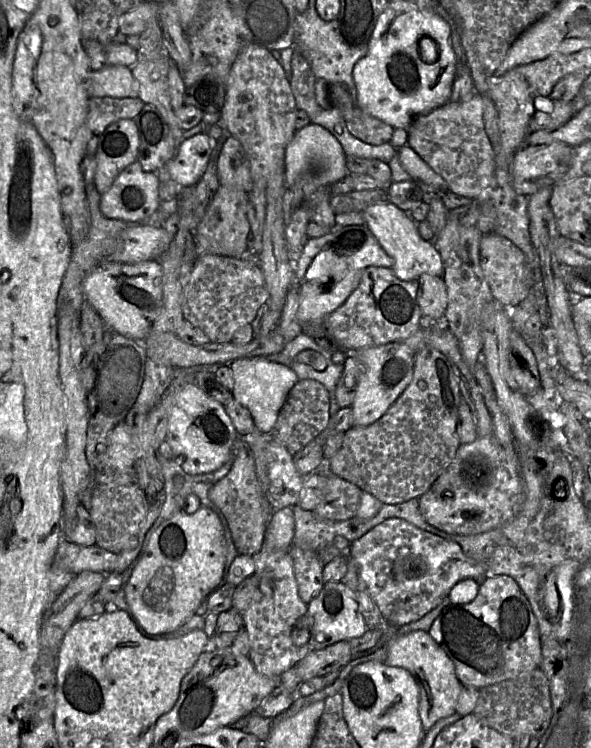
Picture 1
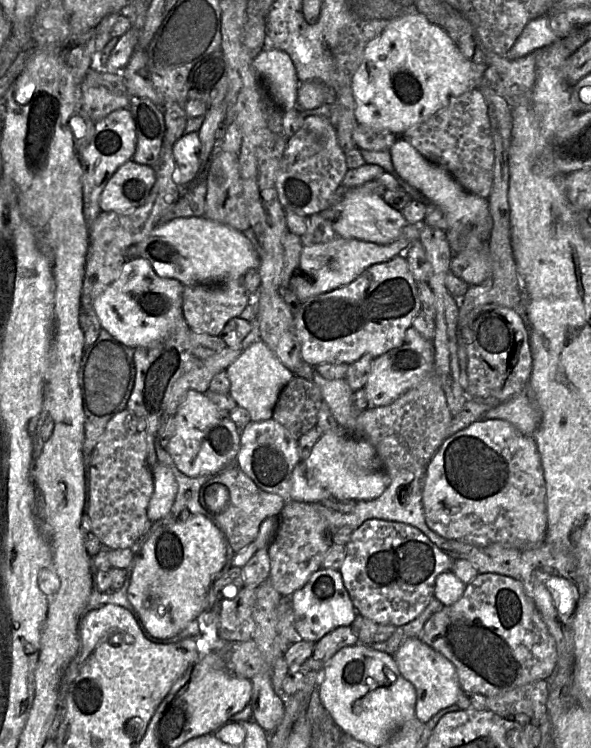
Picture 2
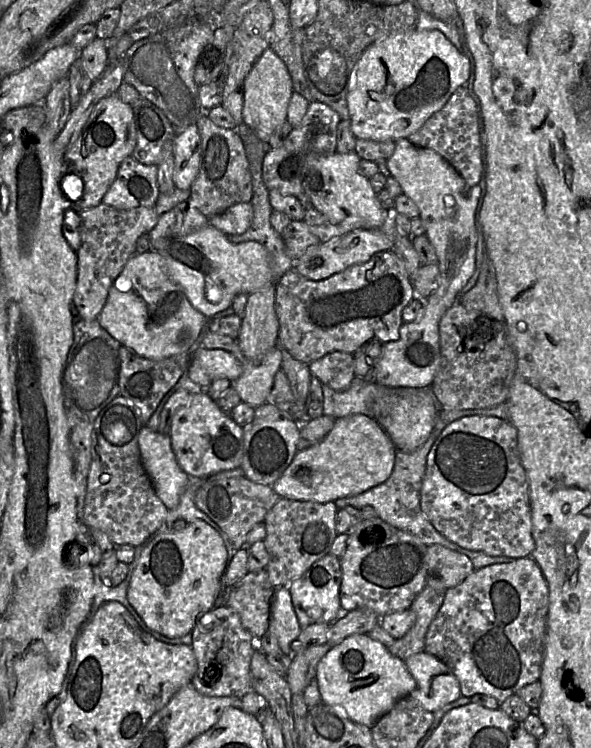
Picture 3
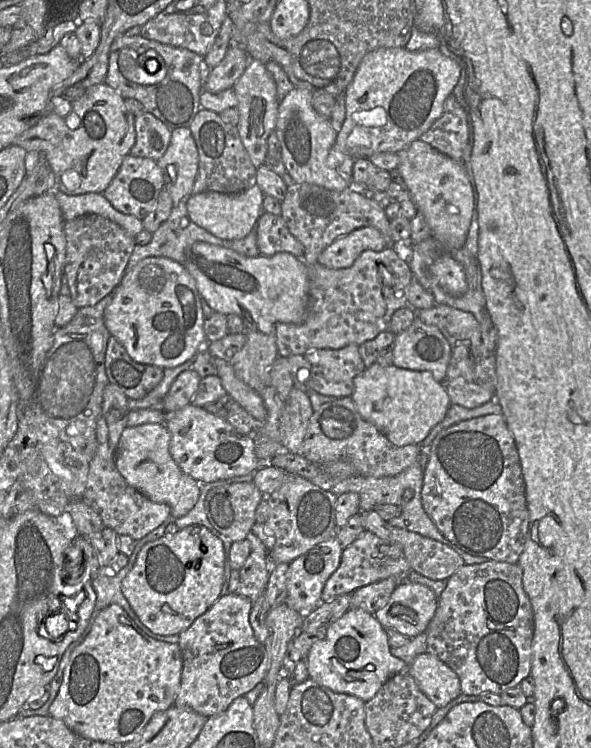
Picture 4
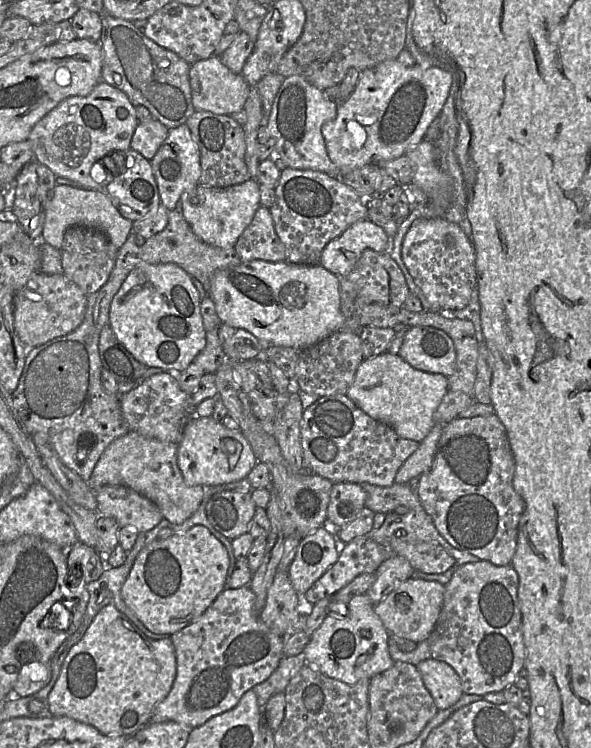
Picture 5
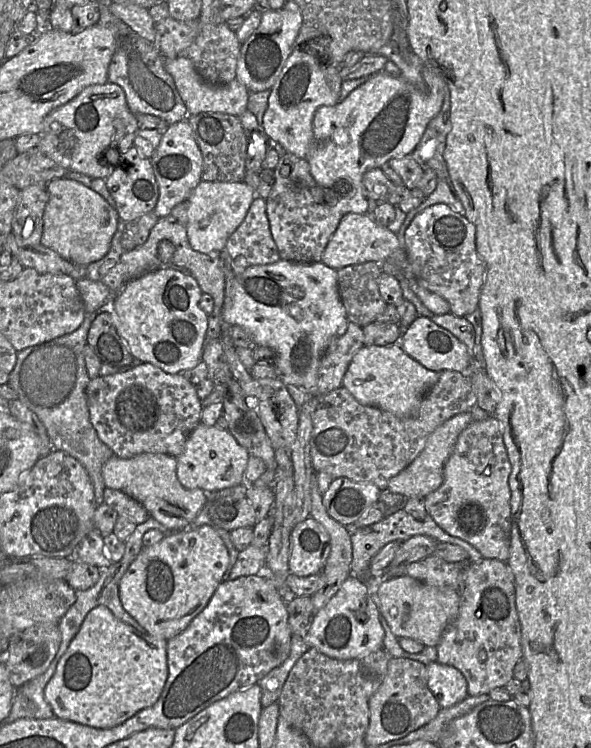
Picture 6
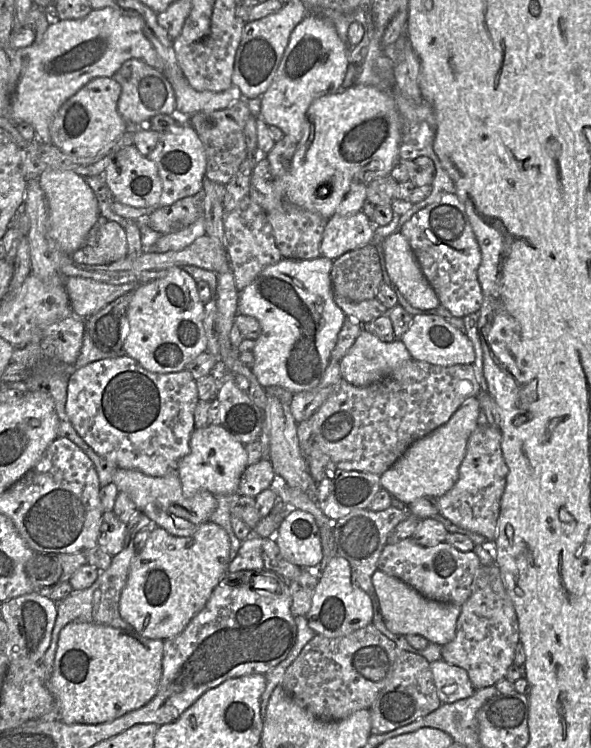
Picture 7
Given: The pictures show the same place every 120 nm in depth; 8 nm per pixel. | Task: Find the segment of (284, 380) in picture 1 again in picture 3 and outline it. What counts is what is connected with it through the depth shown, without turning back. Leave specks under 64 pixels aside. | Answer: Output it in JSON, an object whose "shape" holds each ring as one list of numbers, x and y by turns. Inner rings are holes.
{"shape":[[282,349,270,350,258,362,243,361,244,370,232,386,242,402,255,409,268,400,276,373,281,369]]}

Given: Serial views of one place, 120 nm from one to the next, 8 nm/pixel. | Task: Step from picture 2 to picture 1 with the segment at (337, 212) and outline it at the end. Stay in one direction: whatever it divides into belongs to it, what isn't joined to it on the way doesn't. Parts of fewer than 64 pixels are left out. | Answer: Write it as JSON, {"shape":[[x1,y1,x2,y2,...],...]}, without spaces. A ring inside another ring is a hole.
{"shape":[[390,201,366,208,363,212,365,225,378,240,381,247,394,259,392,270,404,281,417,281,422,274,443,277,443,261,433,242,424,240,417,229,417,223,409,213,402,211]]}

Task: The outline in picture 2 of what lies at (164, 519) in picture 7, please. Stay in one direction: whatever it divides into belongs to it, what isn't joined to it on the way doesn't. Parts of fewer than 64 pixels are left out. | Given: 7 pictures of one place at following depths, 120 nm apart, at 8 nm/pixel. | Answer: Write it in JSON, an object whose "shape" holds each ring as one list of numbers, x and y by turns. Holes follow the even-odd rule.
{"shape":[[158,463,152,468,154,492,148,506,148,518,154,524,164,518,174,503,178,485,172,470]]}

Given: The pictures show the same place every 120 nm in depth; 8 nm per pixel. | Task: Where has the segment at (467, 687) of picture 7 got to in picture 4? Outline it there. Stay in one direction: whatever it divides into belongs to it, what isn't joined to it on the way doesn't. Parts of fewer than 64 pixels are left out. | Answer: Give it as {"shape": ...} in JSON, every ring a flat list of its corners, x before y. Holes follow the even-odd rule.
{"shape":[[427,652,418,655,409,669,419,689,437,708,445,707,462,693,457,674]]}

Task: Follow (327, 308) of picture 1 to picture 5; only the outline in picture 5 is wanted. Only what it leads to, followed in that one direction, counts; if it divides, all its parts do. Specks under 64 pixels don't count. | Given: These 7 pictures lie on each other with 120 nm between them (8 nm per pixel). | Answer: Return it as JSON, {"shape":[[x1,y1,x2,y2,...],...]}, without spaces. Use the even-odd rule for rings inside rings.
{"shape":[[368,219,352,224,324,248,320,265,338,277,348,275,366,249,390,254,392,238]]}

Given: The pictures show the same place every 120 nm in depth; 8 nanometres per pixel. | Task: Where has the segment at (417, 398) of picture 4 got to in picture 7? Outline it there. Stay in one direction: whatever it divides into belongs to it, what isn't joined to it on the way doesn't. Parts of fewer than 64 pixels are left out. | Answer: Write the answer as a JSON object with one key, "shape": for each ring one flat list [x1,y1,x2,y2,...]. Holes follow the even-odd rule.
{"shape":[[364,329,340,361,341,377,356,387,371,385,413,359,401,339,384,342]]}

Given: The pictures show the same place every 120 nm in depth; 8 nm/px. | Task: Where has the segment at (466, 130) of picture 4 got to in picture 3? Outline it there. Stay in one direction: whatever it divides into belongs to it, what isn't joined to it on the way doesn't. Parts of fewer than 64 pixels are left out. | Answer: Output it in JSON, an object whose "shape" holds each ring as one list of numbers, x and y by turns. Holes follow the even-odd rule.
{"shape":[[465,87,458,88,444,107,407,138,412,144,440,154,462,176,469,186,479,184,483,174,479,111,476,100]]}

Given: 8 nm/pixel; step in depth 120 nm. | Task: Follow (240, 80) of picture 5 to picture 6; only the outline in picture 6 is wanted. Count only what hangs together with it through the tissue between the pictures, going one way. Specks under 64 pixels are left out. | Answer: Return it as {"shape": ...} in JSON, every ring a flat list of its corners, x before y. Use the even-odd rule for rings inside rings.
{"shape":[[186,56,165,58,165,69,173,77,176,88,181,96,188,117,200,113,223,113,239,117,247,110,249,90,238,79,226,85,213,85,206,82,196,71,193,62]]}

